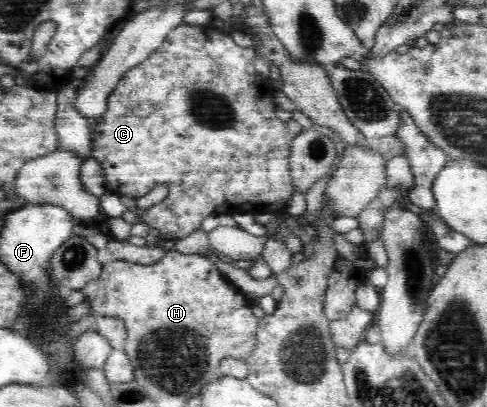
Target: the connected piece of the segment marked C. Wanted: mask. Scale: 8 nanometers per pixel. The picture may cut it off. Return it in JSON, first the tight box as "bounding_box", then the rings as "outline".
{"bounding_box":[91,23,295,240],"outline":[[[182,23],[177,25],[165,37],[164,43],[156,51],[145,58],[140,65],[129,69],[116,84],[114,91],[108,96],[107,109],[101,115],[96,127],[92,130],[93,151],[91,157],[100,162],[105,175],[107,189],[112,192],[128,197],[137,198],[146,195],[153,187],[148,185],[182,185],[182,187],[168,187],[169,194],[166,196],[166,211],[168,221],[142,221],[154,231],[154,236],[162,236],[168,240],[188,237],[192,232],[201,229],[202,221],[208,215],[234,215],[235,213],[250,213],[262,215],[262,213],[276,213],[284,211],[286,203],[294,195],[295,186],[292,181],[290,154],[292,141],[295,136],[293,126],[287,125],[280,120],[275,111],[278,106],[273,102],[275,88],[269,83],[263,82],[254,70],[256,50],[254,46],[244,48],[238,46],[230,33],[224,32],[218,27],[204,24],[190,25]]]}

